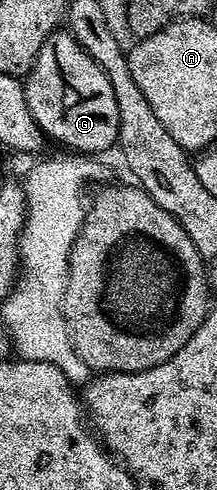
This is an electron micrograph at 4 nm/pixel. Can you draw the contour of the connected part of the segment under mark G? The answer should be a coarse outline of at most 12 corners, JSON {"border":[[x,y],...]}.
{"border":[[67,29],[42,44],[24,100],[45,139],[117,145],[106,72]]}

